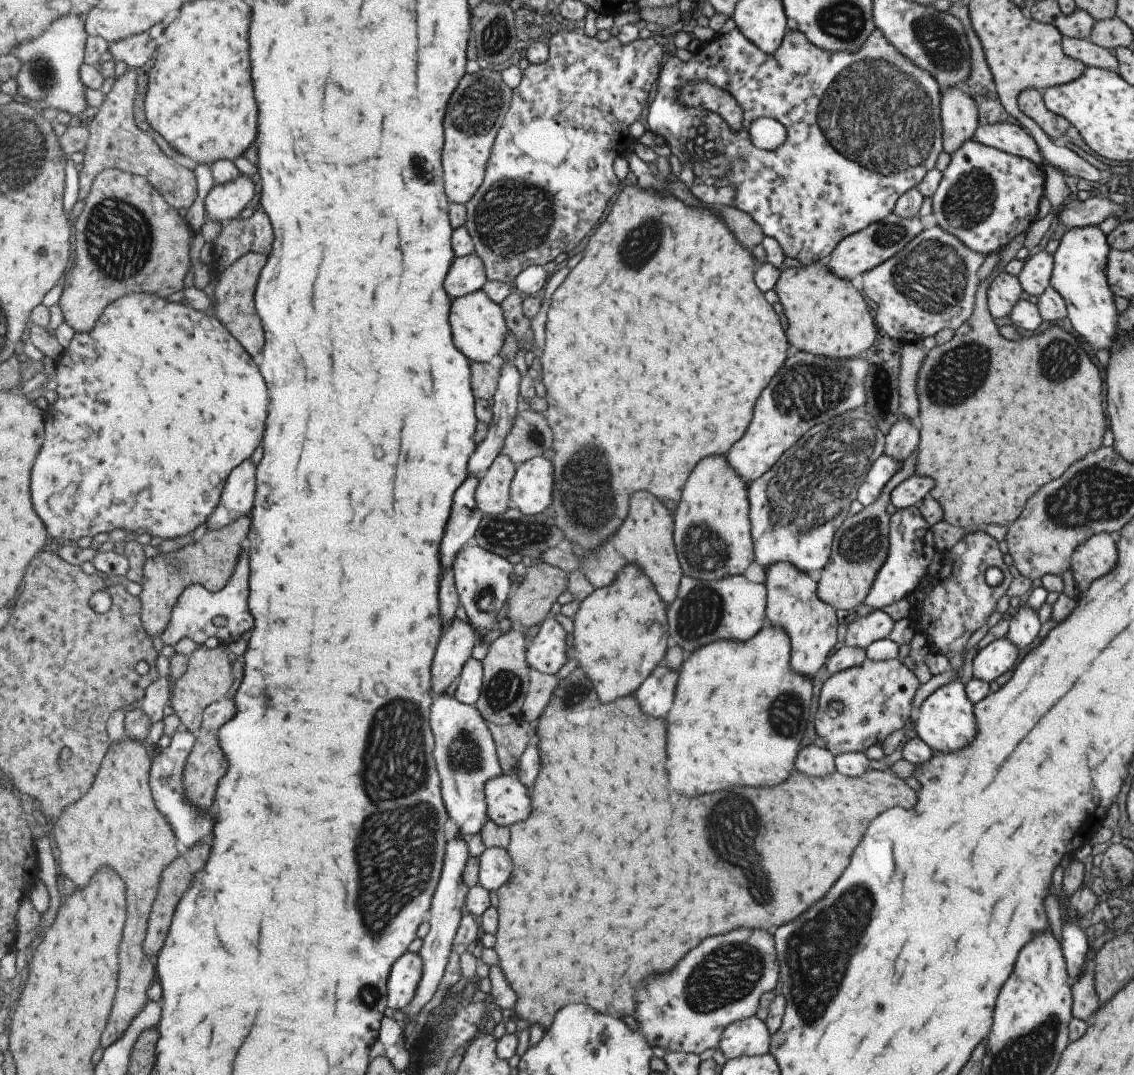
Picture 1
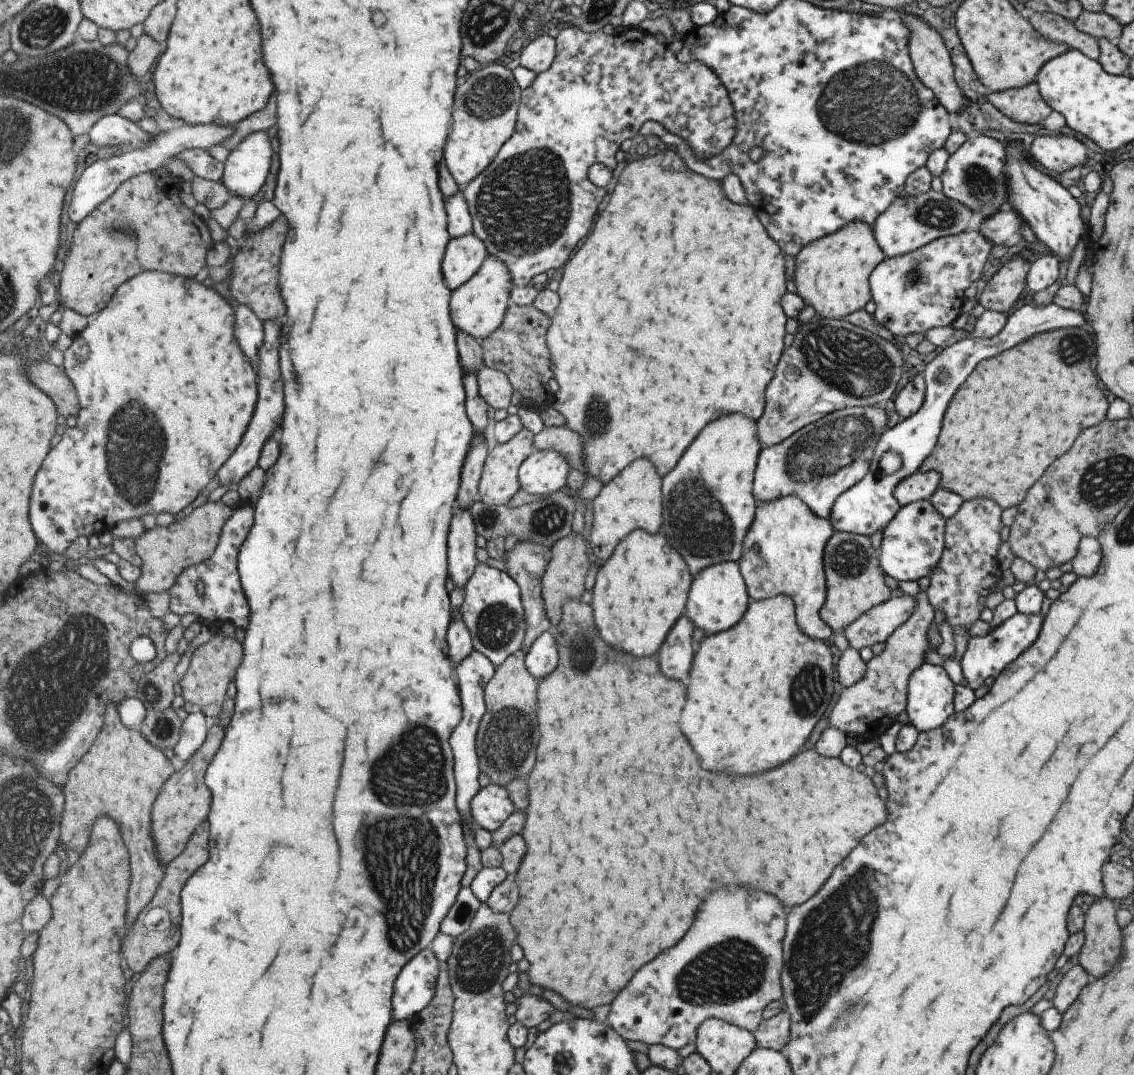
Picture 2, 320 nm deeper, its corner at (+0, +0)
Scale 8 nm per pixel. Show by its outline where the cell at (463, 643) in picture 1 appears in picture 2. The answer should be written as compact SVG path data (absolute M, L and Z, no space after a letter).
M459 509L451 524L451 540L449 540L449 556L451 556L451 578L455 586L466 587L470 576L480 563L475 556L477 550L476 520L471 509Z

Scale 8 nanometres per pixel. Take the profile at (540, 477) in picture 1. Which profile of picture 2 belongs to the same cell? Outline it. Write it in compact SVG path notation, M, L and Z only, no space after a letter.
M535 450L520 468L521 489L535 496L553 494L567 487L569 472L570 462L560 452Z

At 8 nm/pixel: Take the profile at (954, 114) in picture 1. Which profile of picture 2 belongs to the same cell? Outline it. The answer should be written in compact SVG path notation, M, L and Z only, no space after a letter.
M912 12L901 13L899 18L909 31L907 39L908 57L915 76L917 76L923 86L931 90L947 112L957 114L966 105L966 100L954 81L954 76L952 75L954 70L950 56L939 33Z

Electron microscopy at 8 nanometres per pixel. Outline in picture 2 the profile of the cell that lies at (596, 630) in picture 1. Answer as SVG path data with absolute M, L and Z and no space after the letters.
M643 529L631 531L618 543L610 558L599 567L593 587L591 603L594 606L594 618L597 618L599 630L603 632L603 640L607 640L607 644L619 650L631 652L633 656L655 654L659 644L663 644L663 638L666 638L669 628L684 612L691 579L687 564L673 550L666 536L661 533L648 533Z

